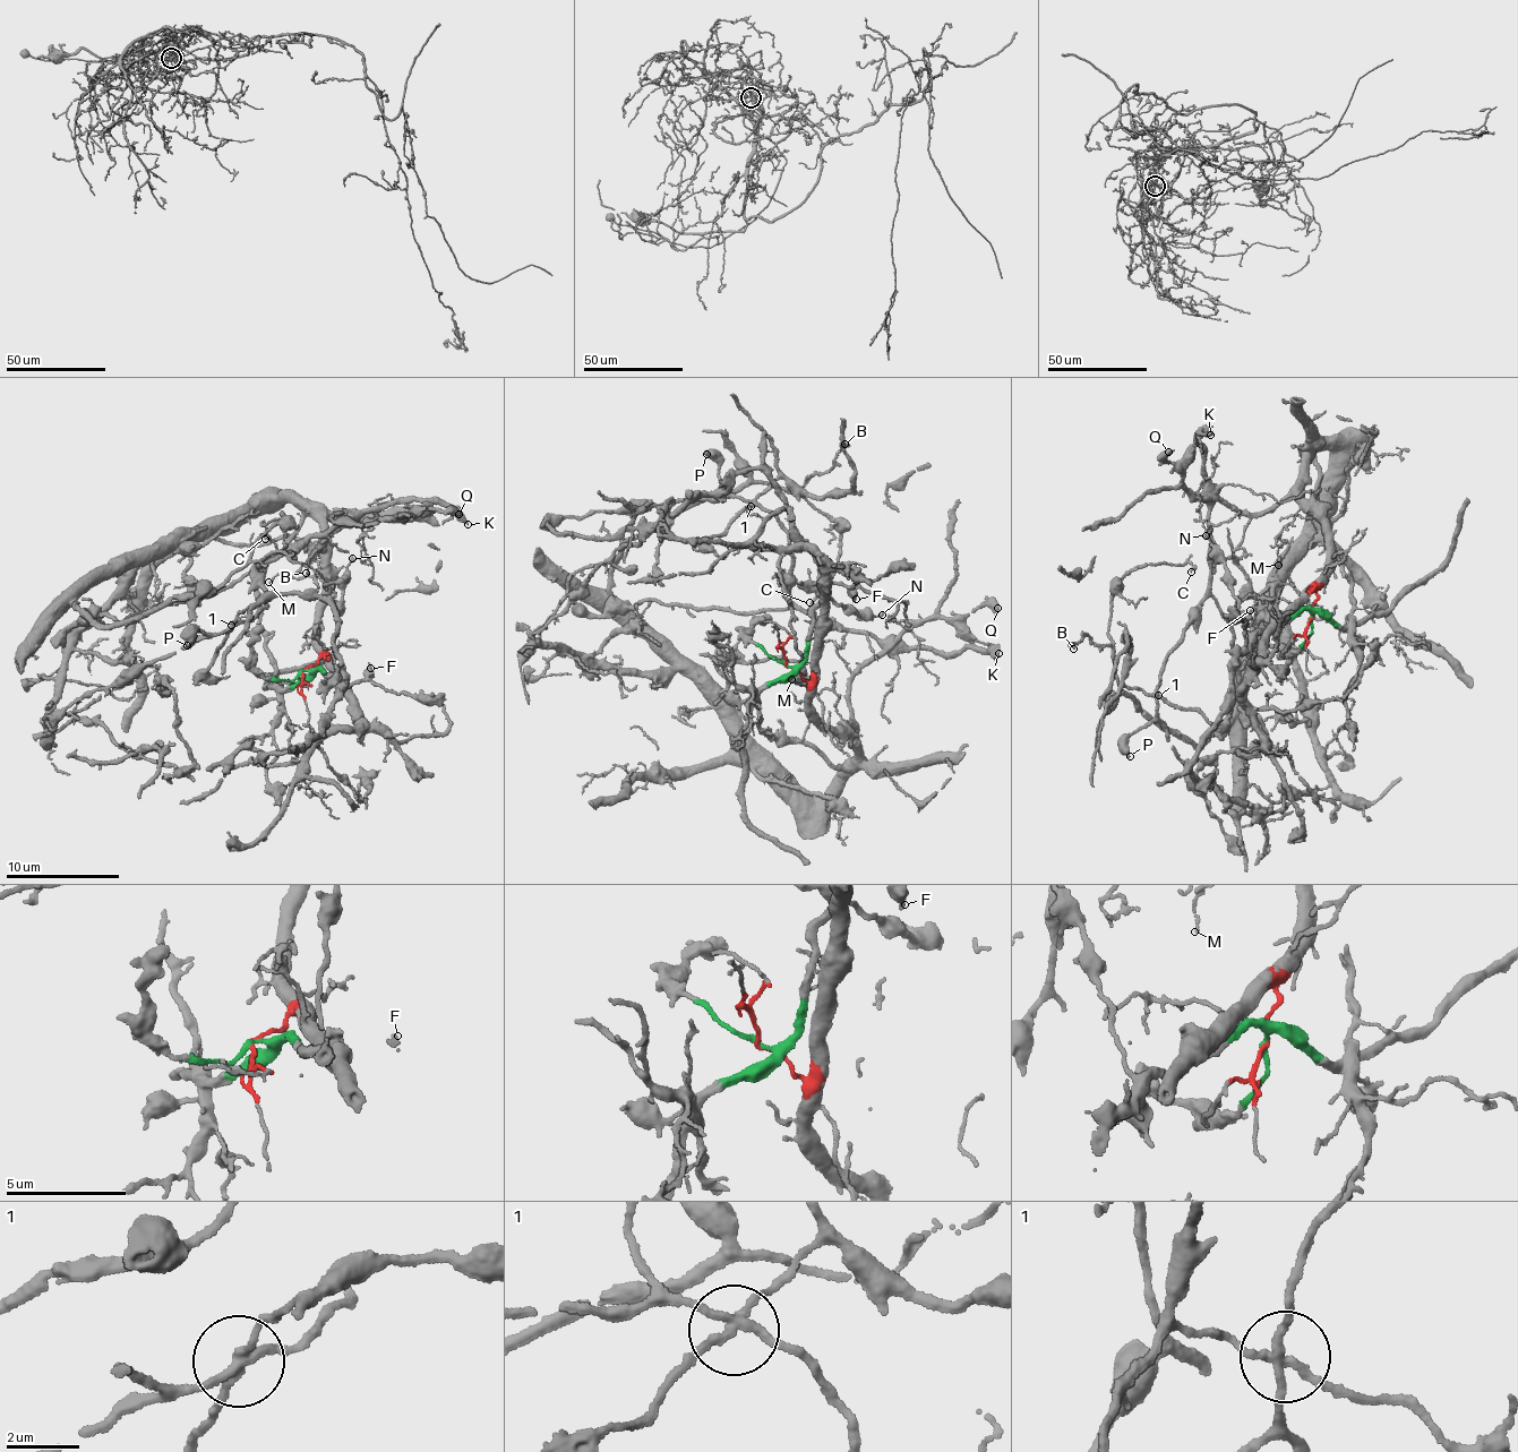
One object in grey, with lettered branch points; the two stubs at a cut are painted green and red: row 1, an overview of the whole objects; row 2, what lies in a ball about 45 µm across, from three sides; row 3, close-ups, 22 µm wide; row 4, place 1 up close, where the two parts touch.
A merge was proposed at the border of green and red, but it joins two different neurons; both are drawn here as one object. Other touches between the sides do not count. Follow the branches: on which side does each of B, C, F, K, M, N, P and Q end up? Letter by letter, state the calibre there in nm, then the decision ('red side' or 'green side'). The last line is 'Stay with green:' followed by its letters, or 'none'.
B: 120 nm thick; red side
C: 240 nm thick; red side
F: 480 nm thick; green side
K: 380 nm thick; red side
M: 110 nm thick; red side
N: 170 nm thick; green side
P: 440 nm thick; red side
Q: 500 nm thick; red side
Stay with green: F, N

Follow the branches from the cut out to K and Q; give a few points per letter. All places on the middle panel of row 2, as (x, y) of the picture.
K: (786, 664), (803, 678), (829, 732), (851, 720), (854, 675), (873, 658), (928, 645), (942, 652), (997, 653)
Q: (786, 664), (803, 678), (829, 732), (851, 720), (854, 675), (903, 633), (991, 603), (998, 609)

